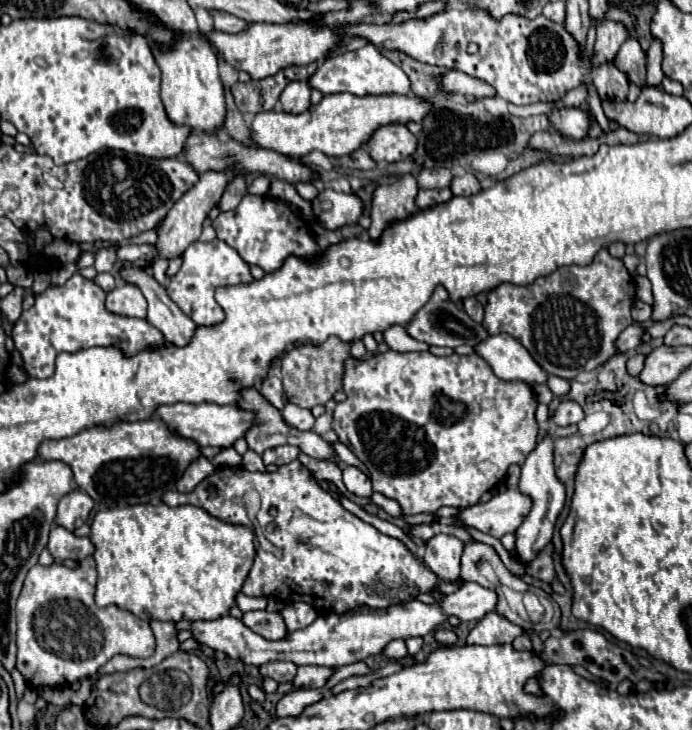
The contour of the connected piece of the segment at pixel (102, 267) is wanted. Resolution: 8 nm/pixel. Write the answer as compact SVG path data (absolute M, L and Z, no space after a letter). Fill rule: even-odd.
M98 249L96 261L94 261L94 269L96 269L98 273L114 271L114 263L116 263L116 253L114 253L114 249Z

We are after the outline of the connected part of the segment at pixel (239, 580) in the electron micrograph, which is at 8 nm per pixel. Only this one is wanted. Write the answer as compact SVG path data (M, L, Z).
M134 505L98 511L90 539L96 545L96 605L118 605L140 619L200 621L228 615L254 561L254 531L220 521L200 507Z

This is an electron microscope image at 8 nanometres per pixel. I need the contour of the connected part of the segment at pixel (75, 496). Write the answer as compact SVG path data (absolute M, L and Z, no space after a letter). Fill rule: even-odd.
M72 489L58 503L56 523L74 531L88 521L92 507L94 507L94 501L88 497L88 493L84 493L82 489Z

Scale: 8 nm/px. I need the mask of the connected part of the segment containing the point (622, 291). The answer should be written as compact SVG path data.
M602 247L590 265L560 267L548 277L538 277L530 285L500 283L496 289L488 291L488 303L484 307L482 325L490 335L508 333L516 341L520 341L528 349L532 359L548 375L558 375L562 379L572 381L578 373L592 371L620 353L616 347L616 339L632 323L630 309L634 301L636 301L636 283L628 273L628 269L624 267L624 261L612 257L608 249Z

